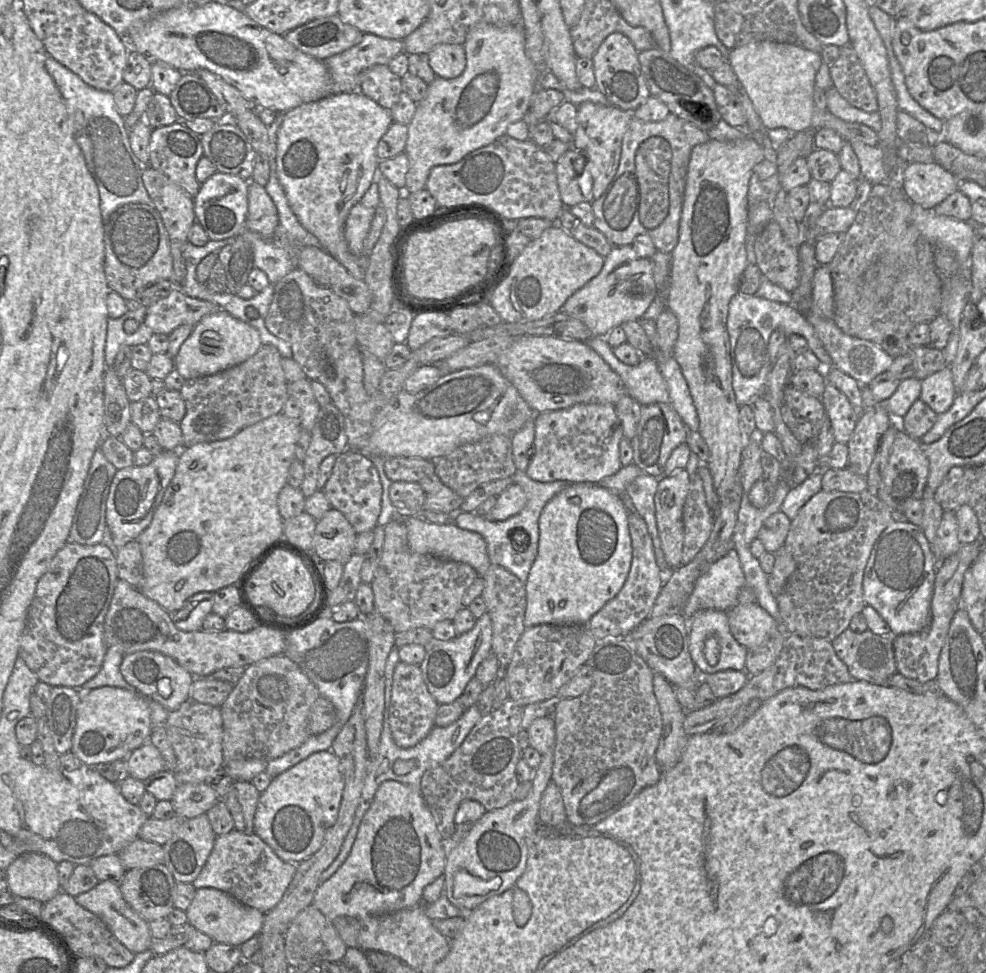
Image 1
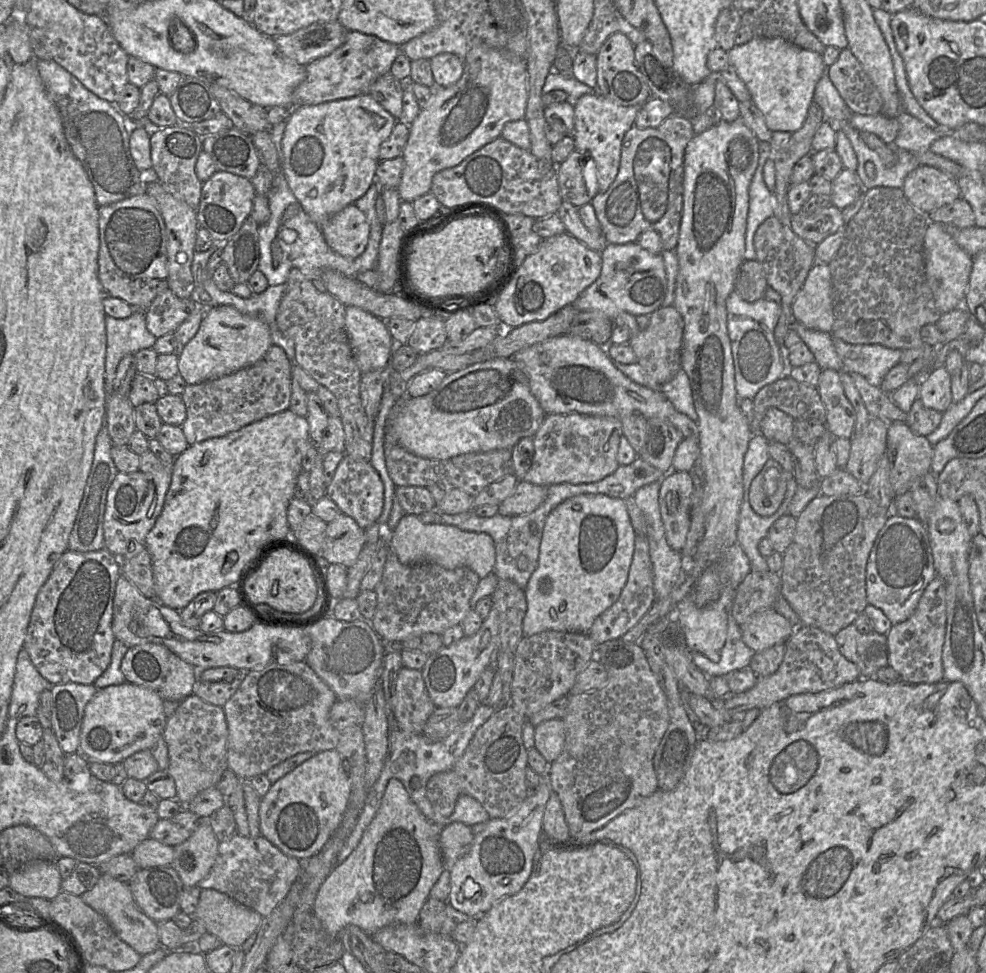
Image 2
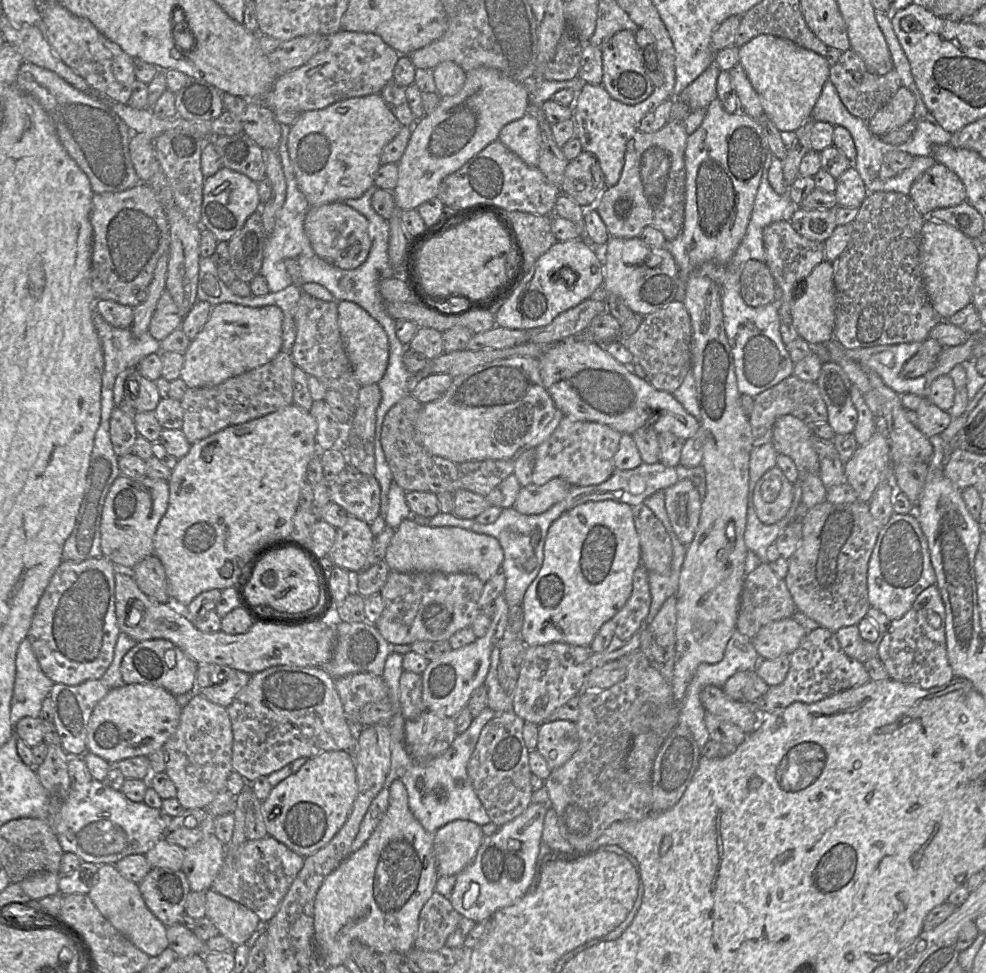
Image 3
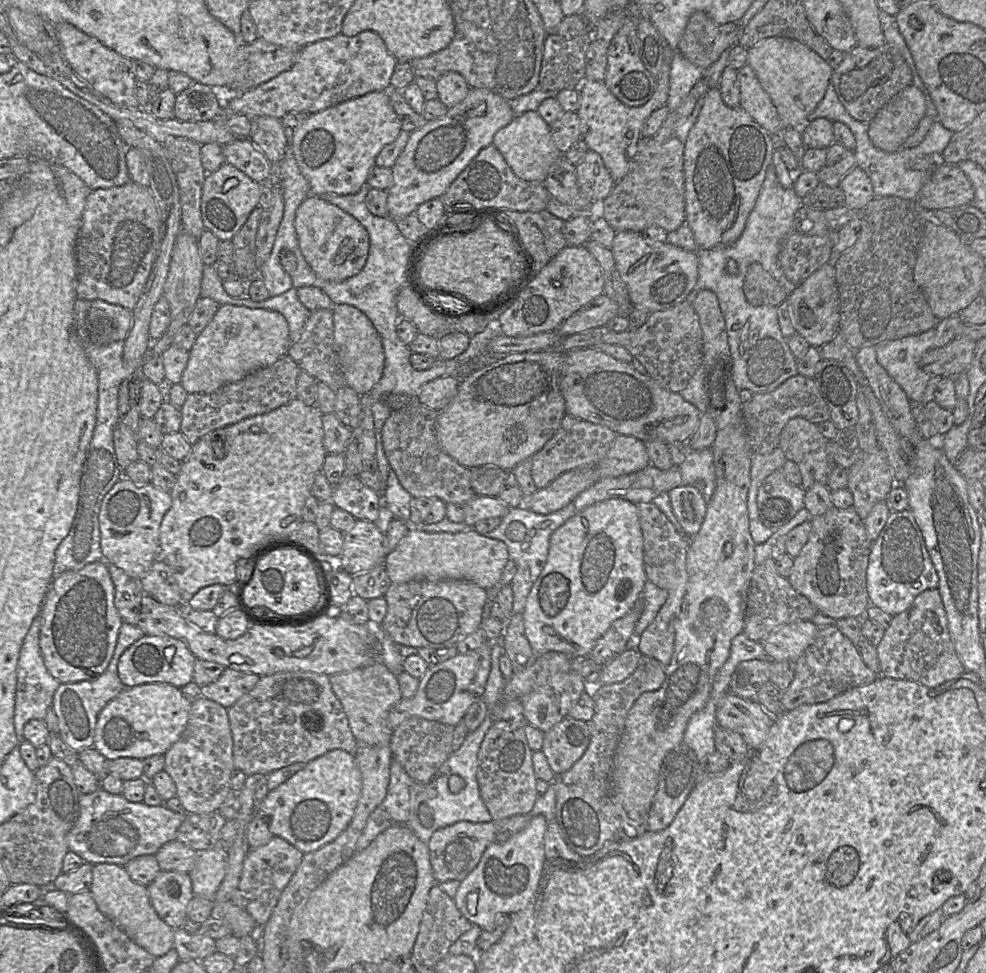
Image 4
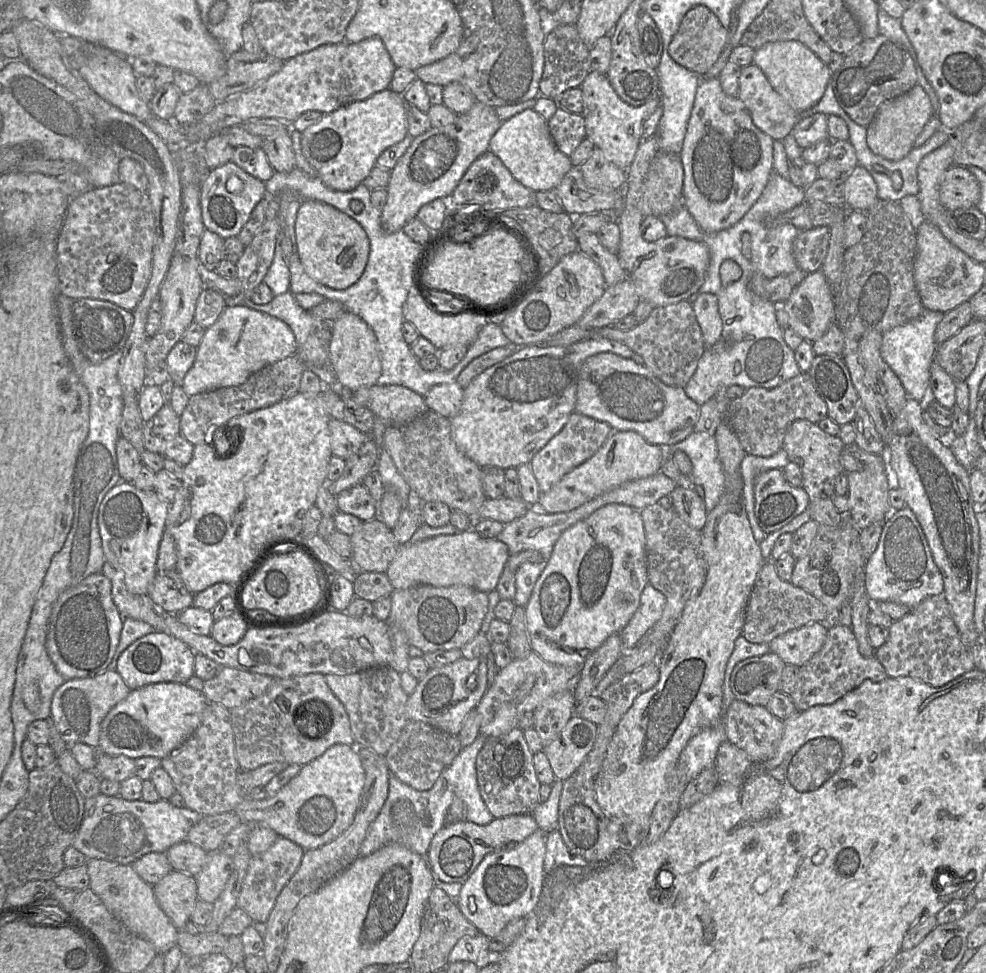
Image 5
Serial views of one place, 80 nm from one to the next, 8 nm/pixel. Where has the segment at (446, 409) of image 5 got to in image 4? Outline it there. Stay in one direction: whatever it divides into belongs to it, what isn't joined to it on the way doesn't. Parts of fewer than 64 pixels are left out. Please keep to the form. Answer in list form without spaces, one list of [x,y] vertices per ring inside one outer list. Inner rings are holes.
[[[453,376],[436,378],[419,389],[416,400],[427,407],[440,411],[457,395],[459,380]]]

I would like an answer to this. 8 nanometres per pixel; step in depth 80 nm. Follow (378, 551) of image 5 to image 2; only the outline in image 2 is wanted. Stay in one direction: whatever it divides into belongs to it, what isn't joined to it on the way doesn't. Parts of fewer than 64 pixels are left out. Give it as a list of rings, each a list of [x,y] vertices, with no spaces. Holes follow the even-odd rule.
[[[340,513],[328,523],[326,536],[317,555],[330,564],[353,566],[366,545],[365,529],[361,528],[350,516]]]

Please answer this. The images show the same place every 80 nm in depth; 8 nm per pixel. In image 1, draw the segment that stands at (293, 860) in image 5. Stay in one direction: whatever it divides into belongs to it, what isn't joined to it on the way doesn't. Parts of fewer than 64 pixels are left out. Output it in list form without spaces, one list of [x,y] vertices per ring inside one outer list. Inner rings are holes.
[[[233,829],[216,836],[213,849],[192,885],[196,889],[216,888],[224,891],[265,915],[280,902],[295,872],[295,864],[281,860],[255,833],[246,835]]]

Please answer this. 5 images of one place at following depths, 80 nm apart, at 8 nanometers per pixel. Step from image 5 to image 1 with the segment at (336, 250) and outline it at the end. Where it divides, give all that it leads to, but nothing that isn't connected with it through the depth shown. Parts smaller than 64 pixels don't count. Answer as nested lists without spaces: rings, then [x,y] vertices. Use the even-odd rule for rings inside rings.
[[[360,202],[354,205],[346,219],[344,234],[350,251],[355,256],[363,253],[364,241],[367,238],[376,209],[367,208]]]

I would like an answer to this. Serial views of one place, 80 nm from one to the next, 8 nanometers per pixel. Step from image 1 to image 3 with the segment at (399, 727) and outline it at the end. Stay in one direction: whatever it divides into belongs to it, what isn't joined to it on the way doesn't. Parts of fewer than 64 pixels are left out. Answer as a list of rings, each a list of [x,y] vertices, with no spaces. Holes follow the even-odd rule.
[[[403,671],[399,681],[400,711],[405,721],[426,711],[422,701],[422,675]]]

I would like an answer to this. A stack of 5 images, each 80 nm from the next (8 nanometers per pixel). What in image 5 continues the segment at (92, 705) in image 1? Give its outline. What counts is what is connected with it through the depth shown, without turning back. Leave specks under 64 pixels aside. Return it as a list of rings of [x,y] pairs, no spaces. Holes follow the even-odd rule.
[[[159,682],[132,690],[103,719],[98,751],[133,759],[146,756],[163,759],[198,728],[207,702],[201,691],[184,683]]]

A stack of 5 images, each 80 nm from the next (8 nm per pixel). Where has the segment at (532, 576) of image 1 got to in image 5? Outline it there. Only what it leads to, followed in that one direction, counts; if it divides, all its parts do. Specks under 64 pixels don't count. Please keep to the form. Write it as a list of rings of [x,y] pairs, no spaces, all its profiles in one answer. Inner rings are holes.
[[[609,504],[598,509],[588,518],[575,523],[560,535],[546,568],[534,586],[525,606],[526,628],[532,651],[551,664],[582,667],[591,653],[600,647],[609,636],[620,633],[626,627],[640,605],[640,597],[647,584],[646,536],[640,510],[622,504]]]

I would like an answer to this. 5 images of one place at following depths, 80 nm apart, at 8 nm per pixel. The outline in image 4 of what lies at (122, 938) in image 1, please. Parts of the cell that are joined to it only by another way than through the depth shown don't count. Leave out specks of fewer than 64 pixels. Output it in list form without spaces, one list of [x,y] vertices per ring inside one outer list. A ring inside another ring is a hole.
[[[110,863],[93,865],[90,892],[98,909],[154,957],[161,957],[174,948],[174,929],[155,911],[147,887],[133,881],[124,867]]]

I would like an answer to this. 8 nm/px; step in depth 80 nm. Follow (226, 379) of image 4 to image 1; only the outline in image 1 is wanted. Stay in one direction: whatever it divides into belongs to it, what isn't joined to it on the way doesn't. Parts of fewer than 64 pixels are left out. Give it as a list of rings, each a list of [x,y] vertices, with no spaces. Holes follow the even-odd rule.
[[[225,310],[204,316],[193,328],[174,358],[174,366],[185,379],[209,376],[239,365],[262,346],[258,331]]]

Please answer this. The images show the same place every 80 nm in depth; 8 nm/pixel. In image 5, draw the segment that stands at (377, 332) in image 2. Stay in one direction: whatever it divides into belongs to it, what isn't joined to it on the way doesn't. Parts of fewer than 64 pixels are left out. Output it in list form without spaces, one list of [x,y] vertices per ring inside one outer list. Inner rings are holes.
[[[346,311],[331,322],[331,333],[330,366],[337,389],[356,391],[375,385],[381,375],[381,360],[376,336],[368,324],[358,315]]]

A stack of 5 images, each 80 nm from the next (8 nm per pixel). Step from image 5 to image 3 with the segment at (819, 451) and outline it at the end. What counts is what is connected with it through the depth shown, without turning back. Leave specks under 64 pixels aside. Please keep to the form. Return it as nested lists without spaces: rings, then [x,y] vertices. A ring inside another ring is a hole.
[[[791,414],[778,417],[773,426],[772,445],[794,461],[799,482],[811,473],[819,473],[820,457],[811,445],[812,434],[807,423]]]

